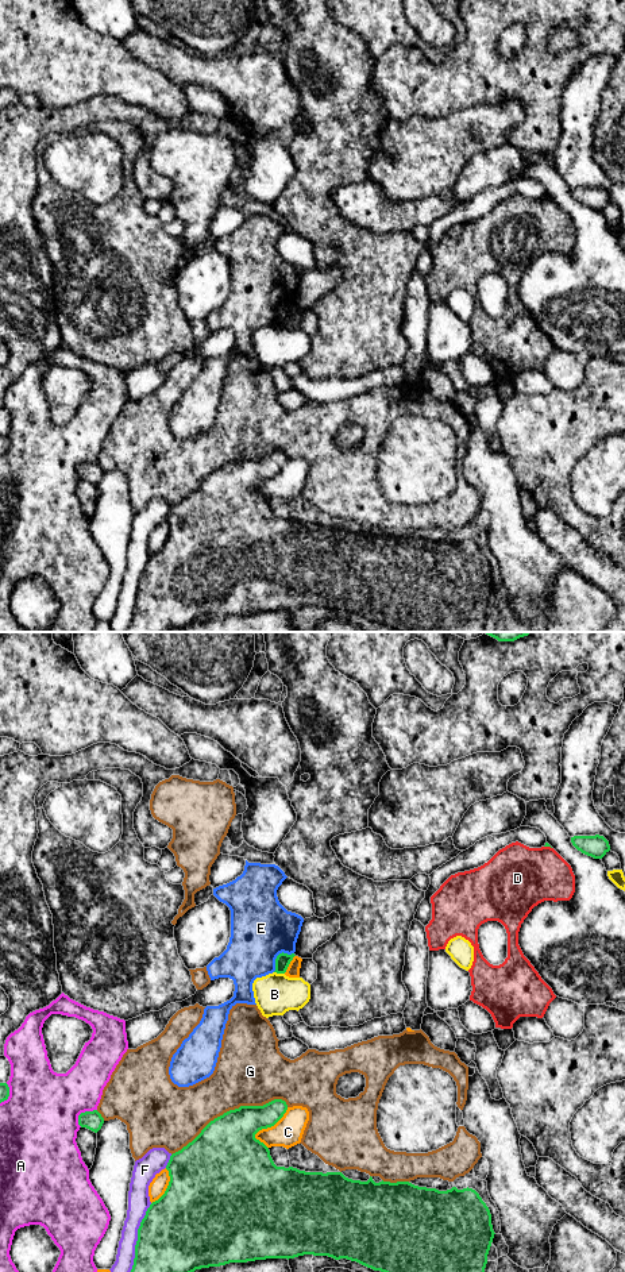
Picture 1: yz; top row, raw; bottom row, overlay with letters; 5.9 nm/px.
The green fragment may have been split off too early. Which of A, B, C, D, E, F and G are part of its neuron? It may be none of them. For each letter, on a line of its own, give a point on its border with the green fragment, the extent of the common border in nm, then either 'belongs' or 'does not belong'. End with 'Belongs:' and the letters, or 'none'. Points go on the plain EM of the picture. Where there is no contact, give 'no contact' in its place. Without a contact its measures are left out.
A: yz (83, 465) | 150 nm | does not belong
B: yz (280, 324) | 70 nm | does not belong
C: yz (265, 480) | 280 nm | does not belong
D: yz (548, 197) | 50 nm | does not belong
E: yz (277, 308) | 170 nm | does not belong
F: yz (137, 593) | 480 nm | does not belong
G: yz (230, 462) | 750 nm | does not belong
Belongs: none

